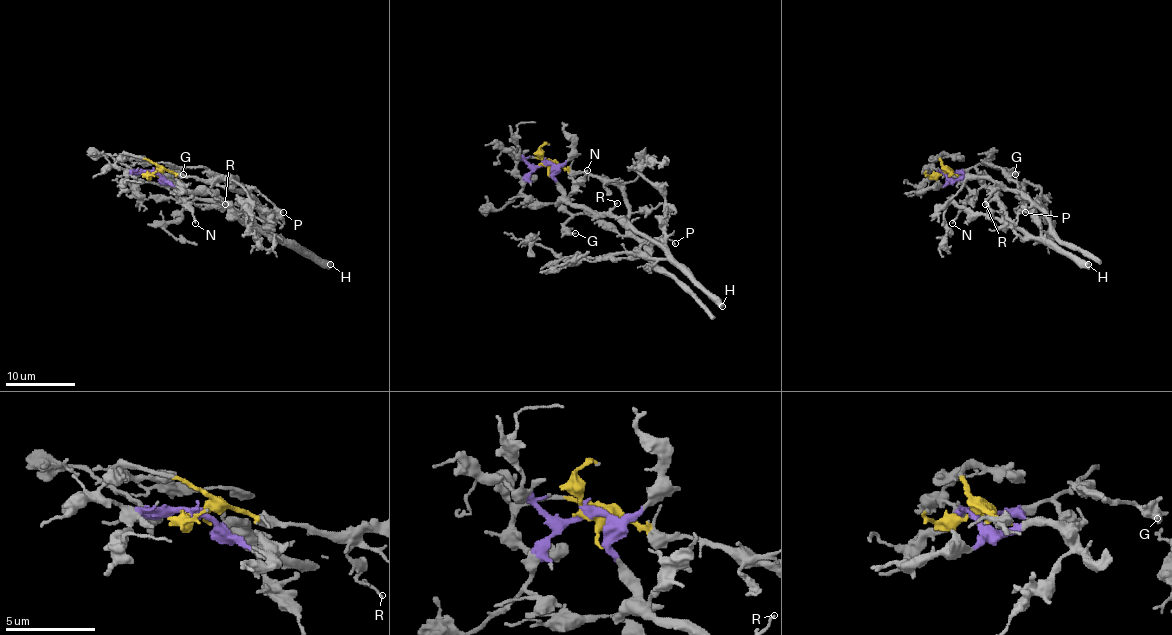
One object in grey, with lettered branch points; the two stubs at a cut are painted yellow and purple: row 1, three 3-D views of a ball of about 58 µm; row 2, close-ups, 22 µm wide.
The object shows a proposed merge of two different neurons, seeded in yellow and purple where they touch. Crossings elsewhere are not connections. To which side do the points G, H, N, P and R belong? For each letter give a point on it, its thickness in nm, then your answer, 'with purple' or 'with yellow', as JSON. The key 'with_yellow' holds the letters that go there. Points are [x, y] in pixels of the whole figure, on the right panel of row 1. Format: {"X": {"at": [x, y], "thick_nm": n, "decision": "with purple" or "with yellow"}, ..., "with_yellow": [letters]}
{"G": {"at": [1015, 174], "thick_nm": 280, "decision": "with yellow"}, "H": {"at": [1088, 264], "thick_nm": 600, "decision": "with purple"}, "N": {"at": [952, 223], "thick_nm": 140, "decision": "with purple"}, "P": {"at": [1025, 212], "thick_nm": 110, "decision": "with yellow"}, "R": {"at": [985, 204], "thick_nm": 110, "decision": "with purple"}, "with_yellow": ["G", "P"]}

